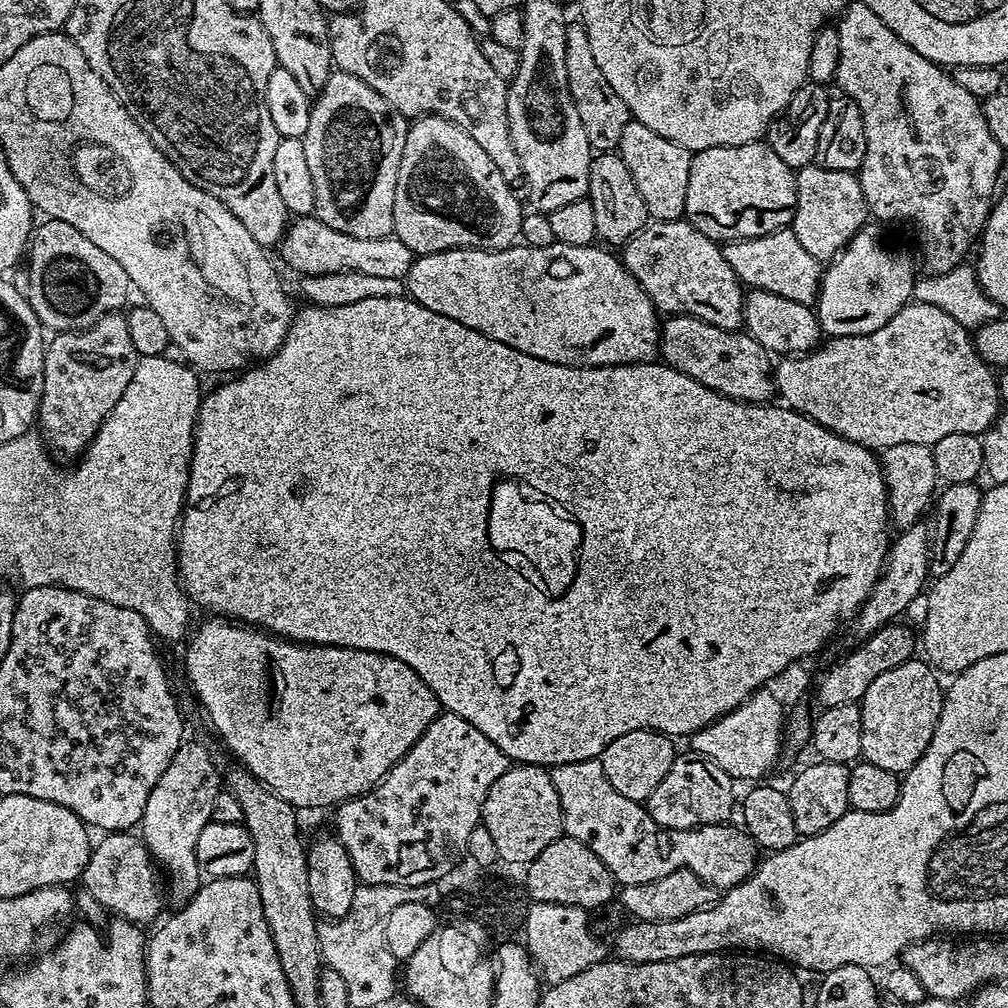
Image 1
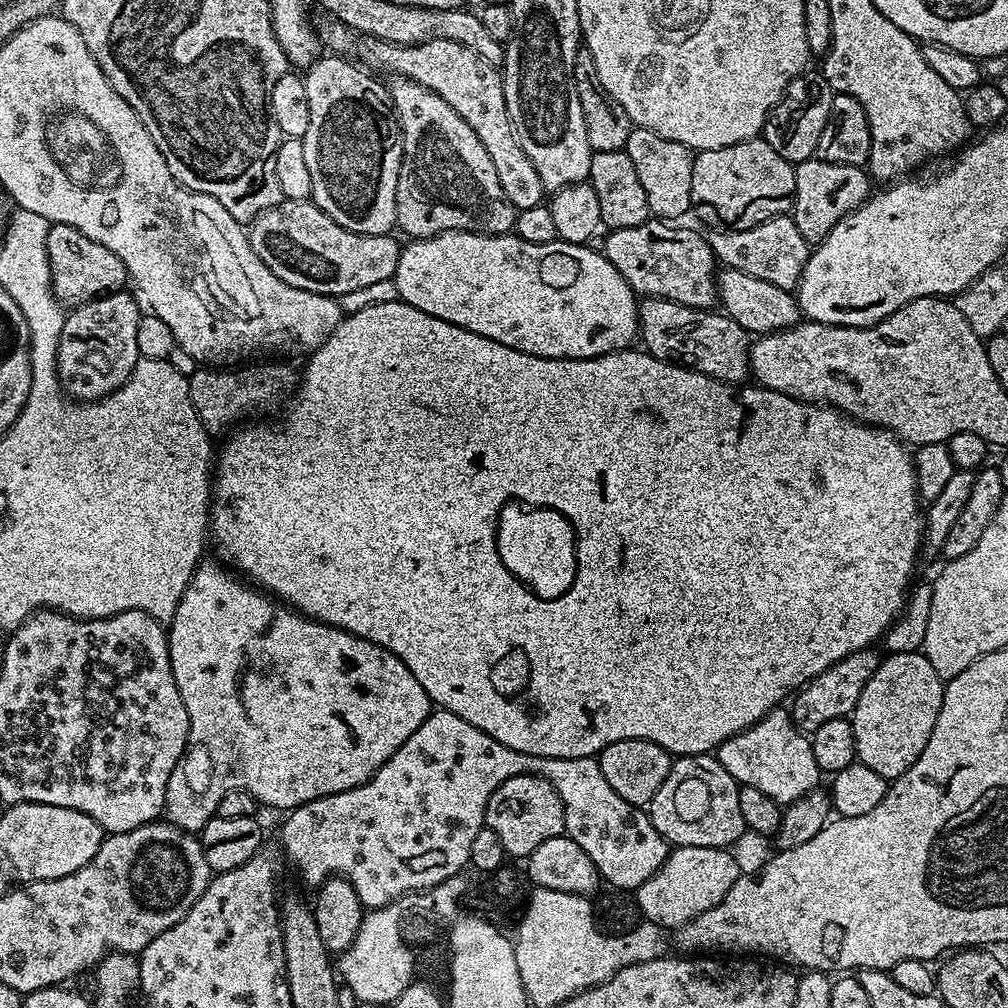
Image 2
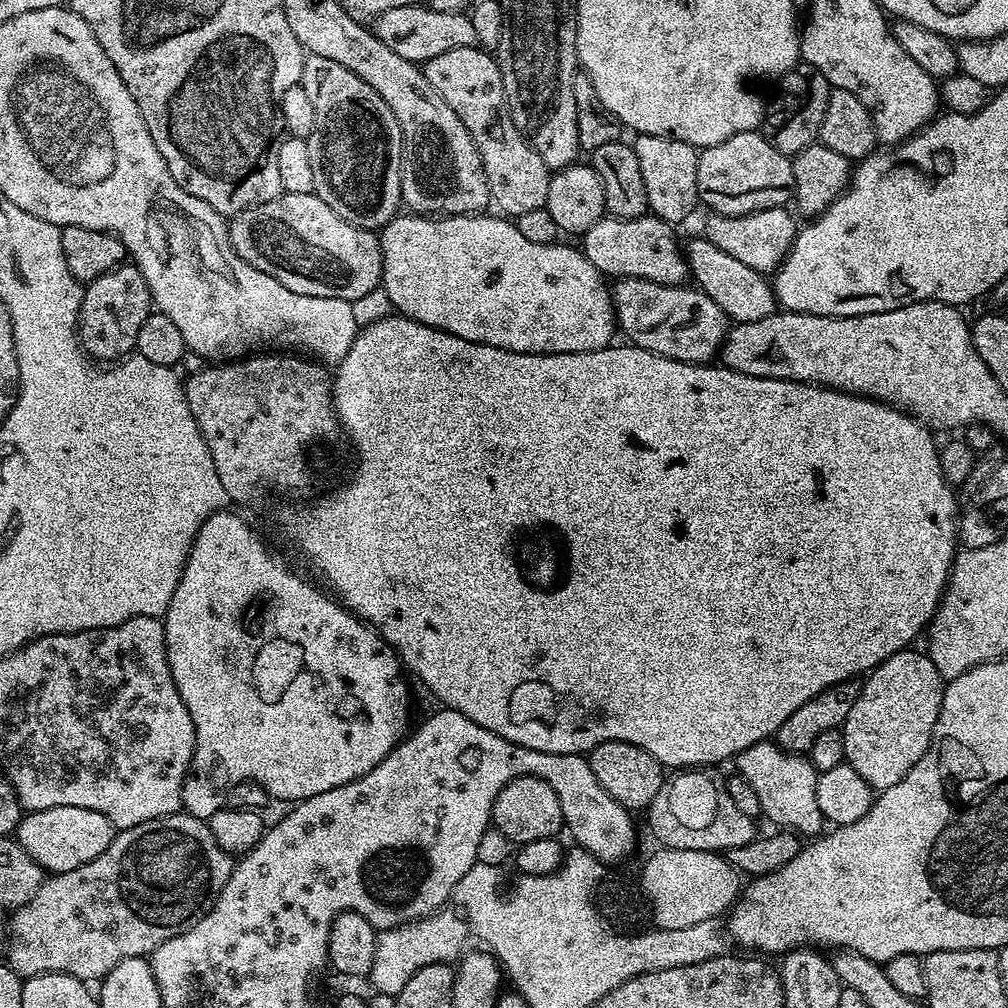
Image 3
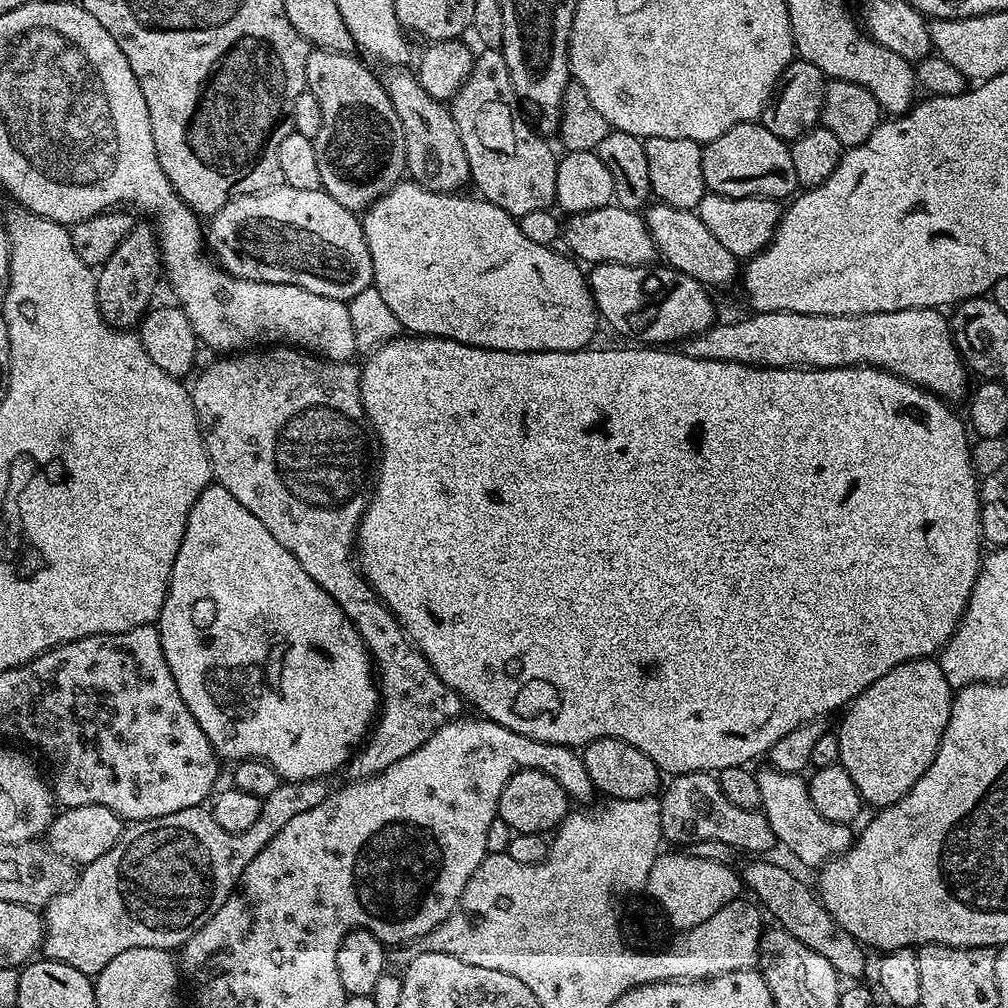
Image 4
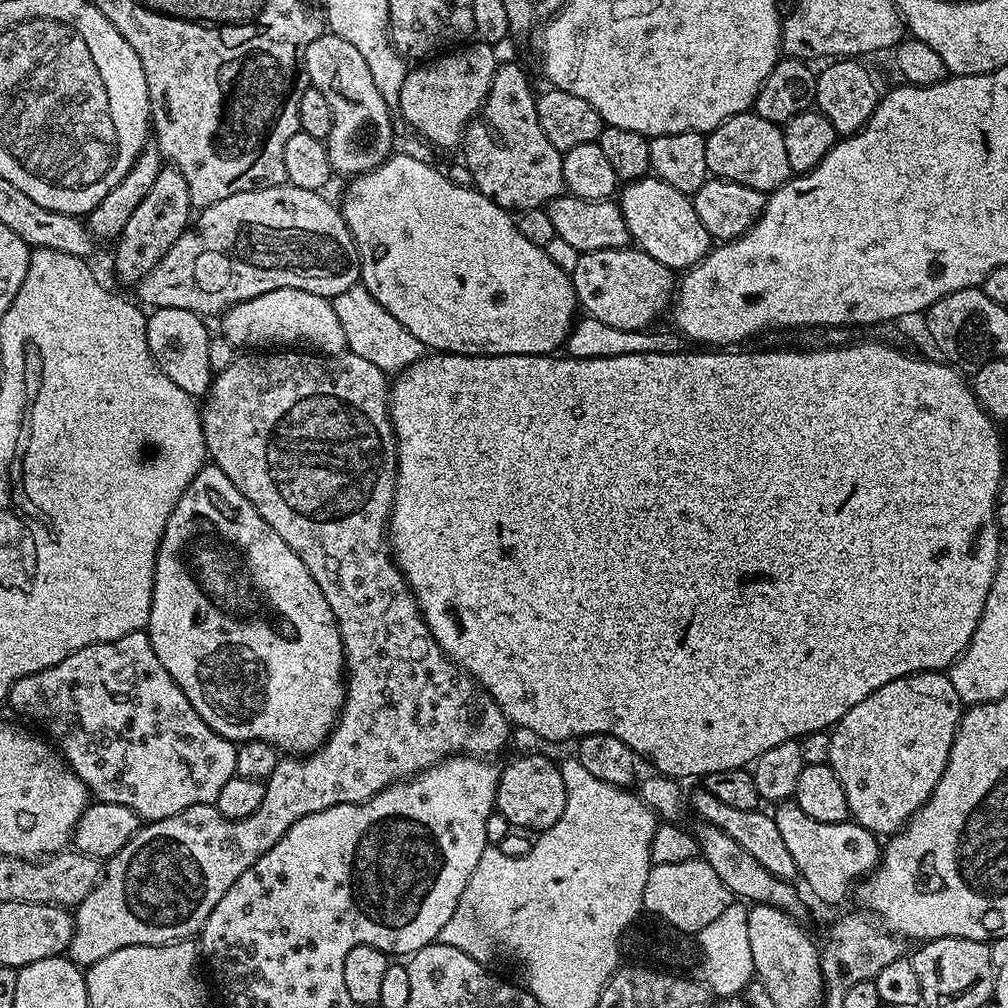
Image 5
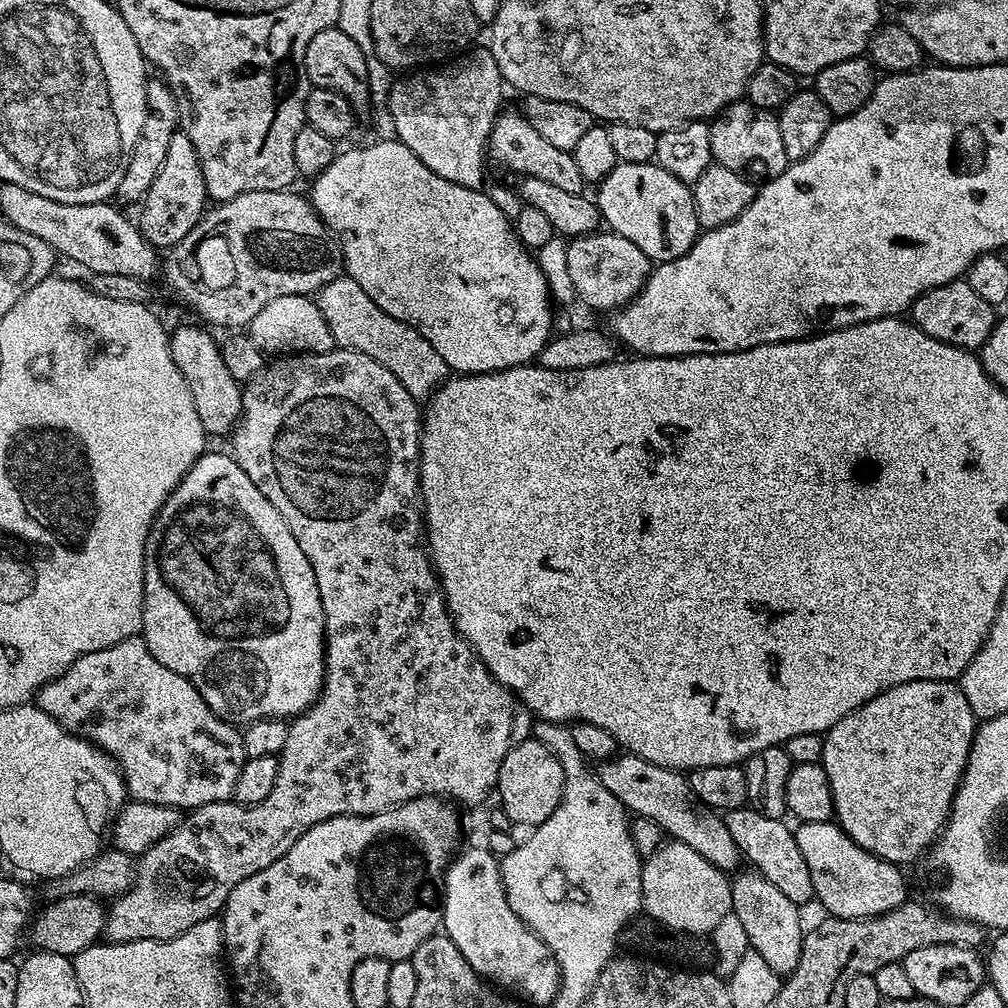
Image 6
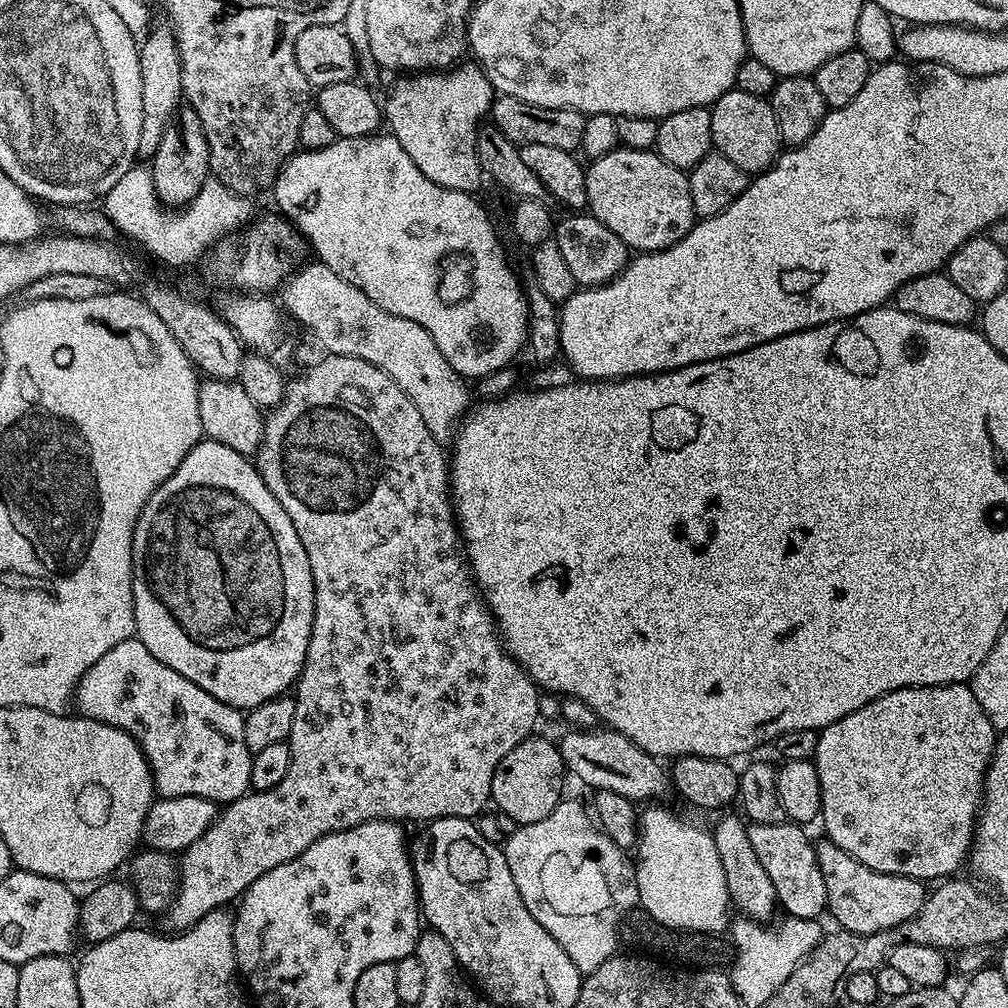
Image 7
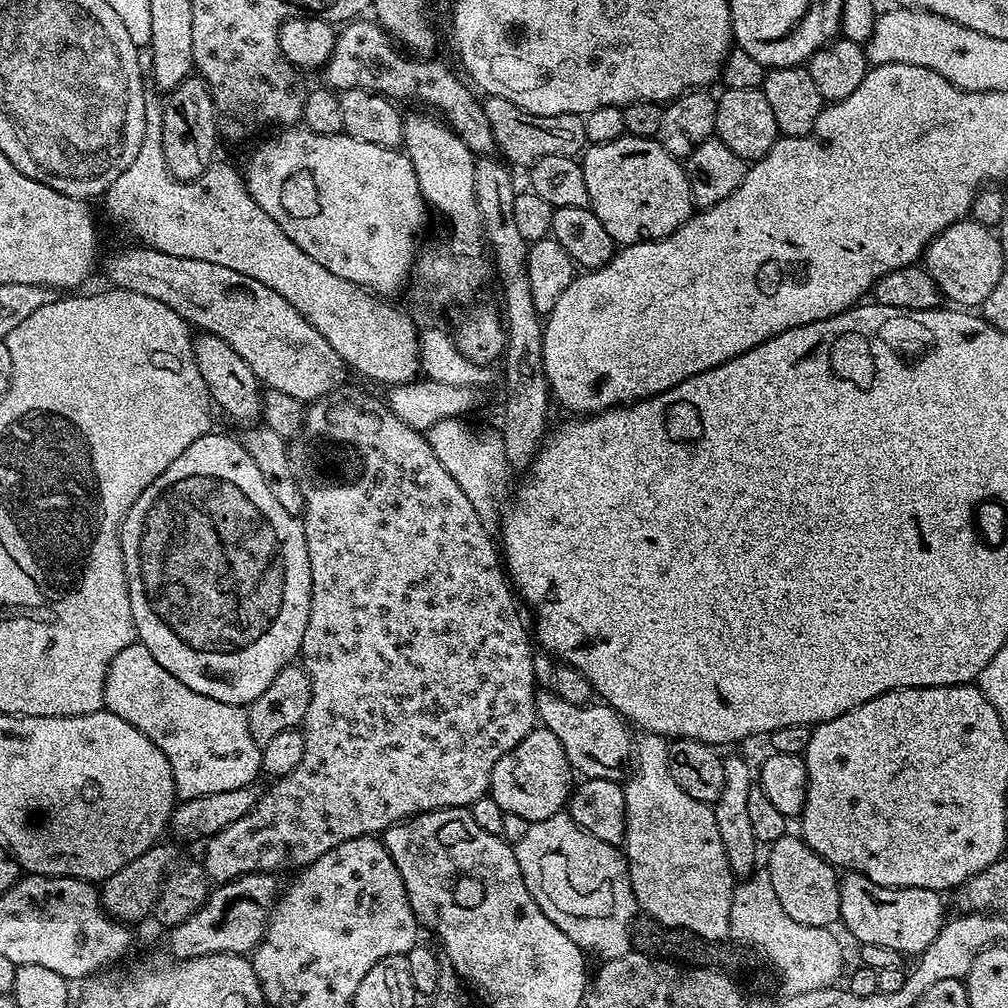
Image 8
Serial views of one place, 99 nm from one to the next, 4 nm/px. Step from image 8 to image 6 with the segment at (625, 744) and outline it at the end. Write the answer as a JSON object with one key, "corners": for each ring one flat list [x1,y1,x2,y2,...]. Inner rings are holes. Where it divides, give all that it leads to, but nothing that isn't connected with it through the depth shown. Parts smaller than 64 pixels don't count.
{"corners":[[617,754,599,765,598,775,602,786,606,786,629,813,658,822,673,841,698,850,702,858,726,874,735,873,741,867,740,851,734,838,730,838,730,830,726,830,723,815,700,801,698,794,690,790,690,782,683,771,654,766,640,756]]}

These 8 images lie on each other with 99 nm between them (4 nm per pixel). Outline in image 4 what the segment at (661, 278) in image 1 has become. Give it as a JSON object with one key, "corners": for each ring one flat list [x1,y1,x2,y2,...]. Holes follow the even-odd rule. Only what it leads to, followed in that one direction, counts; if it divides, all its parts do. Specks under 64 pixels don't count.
{"corners":[[615,202,598,210,571,213,563,221,562,238,568,243,569,253,577,261,588,266,594,264,648,266,658,256,643,215,639,211,626,210]]}

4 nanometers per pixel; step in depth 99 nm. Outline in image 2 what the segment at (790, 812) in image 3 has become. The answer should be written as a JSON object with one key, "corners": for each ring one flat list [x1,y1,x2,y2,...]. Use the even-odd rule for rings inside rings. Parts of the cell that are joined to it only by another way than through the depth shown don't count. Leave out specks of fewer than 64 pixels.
{"corners":[[784,706,771,708,754,726,722,742,714,755,737,784,762,790,766,798,781,806,793,804,807,792,817,791,816,783,822,779,818,762,814,762,811,739,796,729,791,711]]}

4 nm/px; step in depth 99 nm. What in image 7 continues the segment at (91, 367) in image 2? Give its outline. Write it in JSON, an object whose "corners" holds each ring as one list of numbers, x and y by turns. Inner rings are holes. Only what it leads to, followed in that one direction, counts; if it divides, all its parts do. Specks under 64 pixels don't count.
{"corners":[[181,107,172,117,166,134,162,134,162,142,158,142,158,150,150,157,150,171,161,204,172,210,189,204,210,179,210,150,202,122,198,122,198,114,193,108]]}

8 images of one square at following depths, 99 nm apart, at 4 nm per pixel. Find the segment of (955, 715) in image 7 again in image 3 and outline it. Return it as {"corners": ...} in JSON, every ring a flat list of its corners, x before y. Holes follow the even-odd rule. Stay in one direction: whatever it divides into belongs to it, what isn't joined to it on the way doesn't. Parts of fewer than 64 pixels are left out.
{"corners":[[912,651,896,652,867,673,866,679,860,684,860,693,854,706,850,706,850,714,846,714,842,729,845,761,854,770,858,770,862,778,866,778,873,790,883,790,894,786,894,782,902,782,914,762,926,754,934,734,934,722,938,722,938,710,942,710,945,680,940,677,928,655,923,651]]}

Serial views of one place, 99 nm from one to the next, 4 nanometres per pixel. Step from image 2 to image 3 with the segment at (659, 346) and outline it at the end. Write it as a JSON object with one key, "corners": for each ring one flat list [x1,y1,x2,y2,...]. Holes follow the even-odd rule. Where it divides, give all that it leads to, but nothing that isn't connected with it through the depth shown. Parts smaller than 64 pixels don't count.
{"corners":[[626,276,611,285,612,305,616,311,616,323,621,333,629,336,631,343,659,356,665,356,687,364,707,364,721,355,721,348,728,336,730,321,720,307,699,287,688,288,684,284,659,284,646,278]]}

